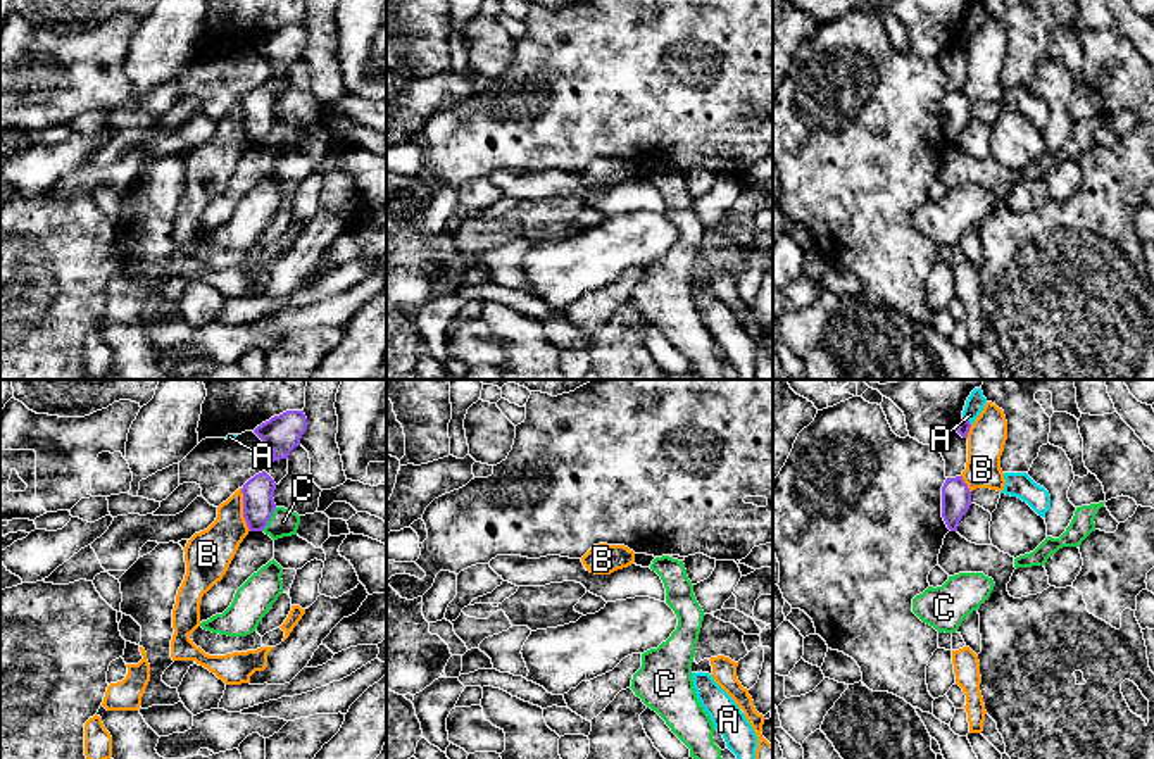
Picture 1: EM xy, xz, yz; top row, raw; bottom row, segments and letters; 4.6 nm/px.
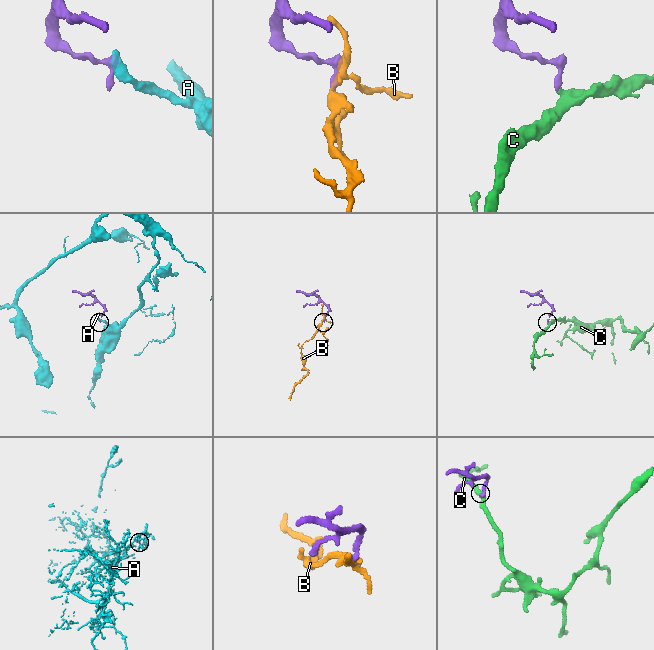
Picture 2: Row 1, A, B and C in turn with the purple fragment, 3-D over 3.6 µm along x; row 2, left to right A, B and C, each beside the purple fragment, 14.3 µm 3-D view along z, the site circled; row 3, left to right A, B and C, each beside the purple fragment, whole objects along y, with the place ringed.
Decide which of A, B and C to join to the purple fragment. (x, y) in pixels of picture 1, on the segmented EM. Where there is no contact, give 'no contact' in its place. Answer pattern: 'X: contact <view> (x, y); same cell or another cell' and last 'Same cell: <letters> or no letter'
A: contact yz (968, 421); another cell
B: contact xy (244, 509); another cell
C: contact xy (269, 518); another cell
Same cell: no letter

